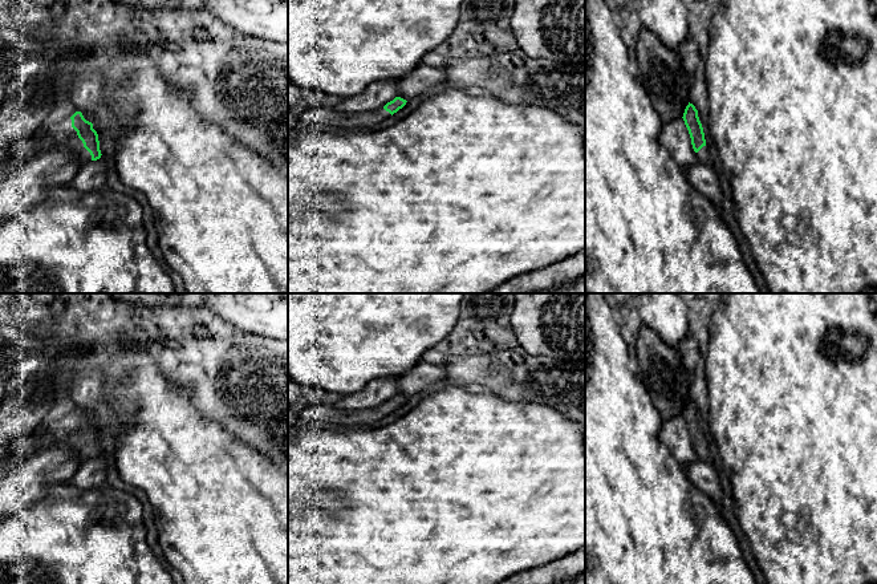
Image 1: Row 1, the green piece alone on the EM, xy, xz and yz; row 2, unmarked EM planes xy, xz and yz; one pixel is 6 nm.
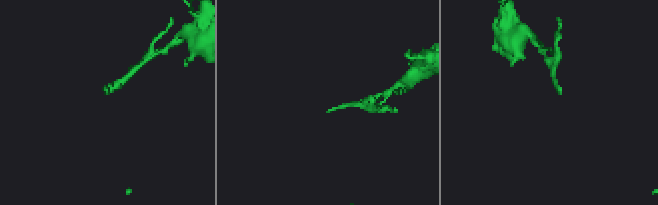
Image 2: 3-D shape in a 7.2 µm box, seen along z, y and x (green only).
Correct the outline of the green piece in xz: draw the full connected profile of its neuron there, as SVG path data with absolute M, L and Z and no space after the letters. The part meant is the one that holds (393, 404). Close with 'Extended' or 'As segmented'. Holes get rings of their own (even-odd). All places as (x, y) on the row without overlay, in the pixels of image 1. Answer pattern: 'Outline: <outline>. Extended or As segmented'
Outline: M395 394L379 406L362 410L342 410L333 405L313 405L300 411L299 423L332 422L340 426L370 425L397 410L406 400L406 397Z. Extended

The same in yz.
Outline: M689 400L682 415L689 427L691 442L698 455L698 459L711 463L710 446L706 442L703 425L698 414L698 407L693 401Z. Extended

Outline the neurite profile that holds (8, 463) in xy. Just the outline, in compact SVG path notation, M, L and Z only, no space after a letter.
M0 447L0 480L12 474L16 466L16 455L9 450L9 447Z

